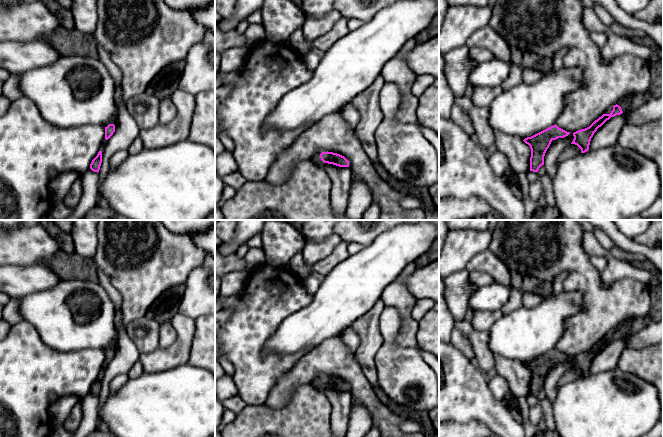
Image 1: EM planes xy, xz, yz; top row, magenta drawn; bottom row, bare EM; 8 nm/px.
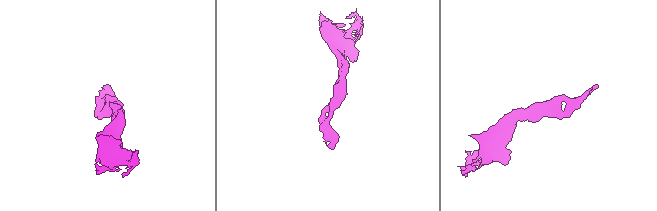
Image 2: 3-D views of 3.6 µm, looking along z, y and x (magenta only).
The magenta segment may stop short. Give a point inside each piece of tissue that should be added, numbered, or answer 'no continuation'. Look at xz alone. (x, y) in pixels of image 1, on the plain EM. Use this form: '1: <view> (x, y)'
1: xz (316, 383)

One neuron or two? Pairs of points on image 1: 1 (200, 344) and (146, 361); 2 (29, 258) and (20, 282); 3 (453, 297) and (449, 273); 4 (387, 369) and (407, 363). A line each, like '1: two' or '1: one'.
1: two
2: two
3: one
4: one

